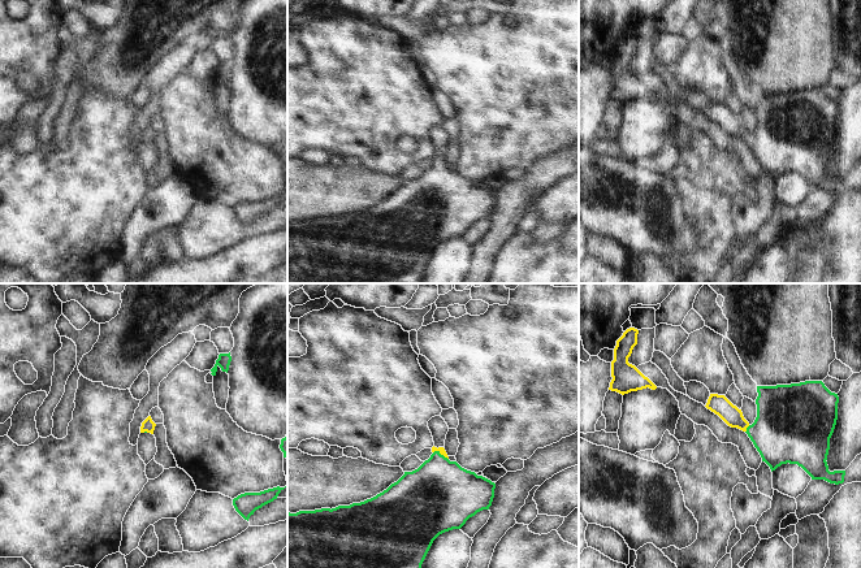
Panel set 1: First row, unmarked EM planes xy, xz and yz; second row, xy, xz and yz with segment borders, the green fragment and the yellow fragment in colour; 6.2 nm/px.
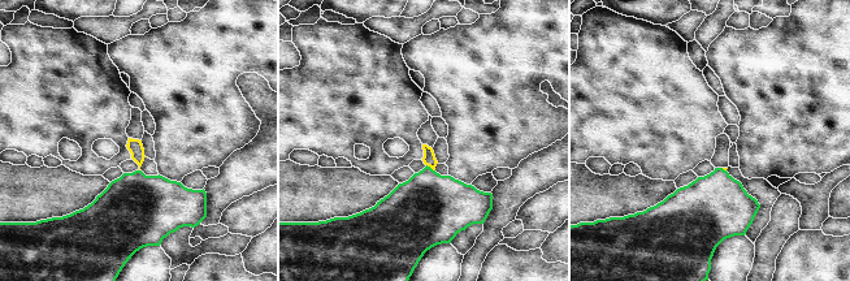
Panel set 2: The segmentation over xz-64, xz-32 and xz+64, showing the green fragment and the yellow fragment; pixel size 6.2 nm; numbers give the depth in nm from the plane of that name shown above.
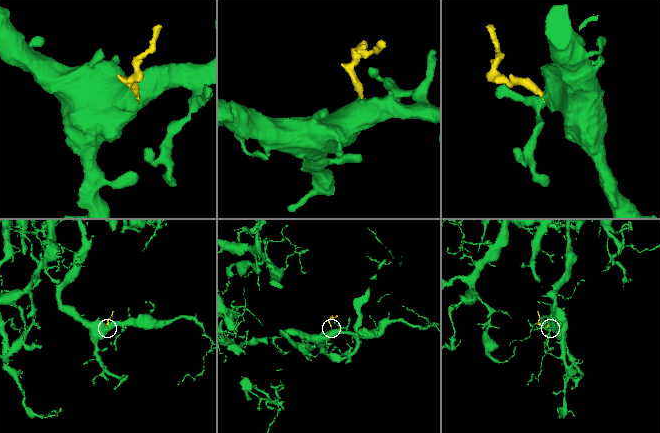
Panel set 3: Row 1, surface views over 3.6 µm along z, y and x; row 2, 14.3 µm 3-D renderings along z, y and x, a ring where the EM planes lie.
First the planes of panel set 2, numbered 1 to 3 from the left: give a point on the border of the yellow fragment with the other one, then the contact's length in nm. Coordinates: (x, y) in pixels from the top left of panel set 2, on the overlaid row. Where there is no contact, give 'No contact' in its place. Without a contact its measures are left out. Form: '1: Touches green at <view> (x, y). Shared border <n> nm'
1: No contact
2: Touches green at xz-32 (429, 167). Shared border 70 nm
3: Touches green at xz+64 (723, 169). Shared border 40 nm.

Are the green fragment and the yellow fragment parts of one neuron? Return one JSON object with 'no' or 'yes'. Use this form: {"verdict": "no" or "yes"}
{"verdict": "yes"}

